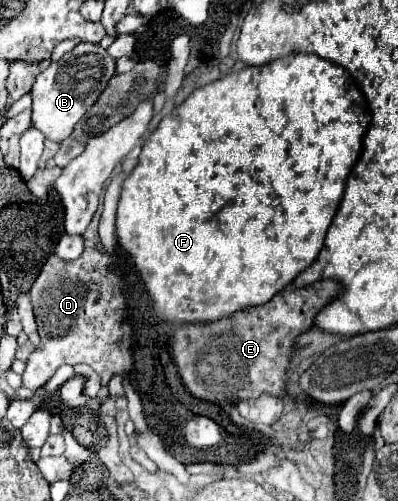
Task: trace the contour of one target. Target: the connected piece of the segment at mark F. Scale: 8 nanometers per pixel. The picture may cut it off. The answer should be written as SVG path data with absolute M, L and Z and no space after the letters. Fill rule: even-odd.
M290 54L264 66L246 66L238 72L230 72L224 78L194 90L176 110L166 114L158 128L144 140L138 166L124 180L116 212L118 242L140 270L154 302L156 316L168 322L210 322L226 318L246 306L260 306L294 282L294 278L316 260L324 246L326 230L342 202L346 178L362 152L368 124L370 106L352 76L342 66L314 54Z

